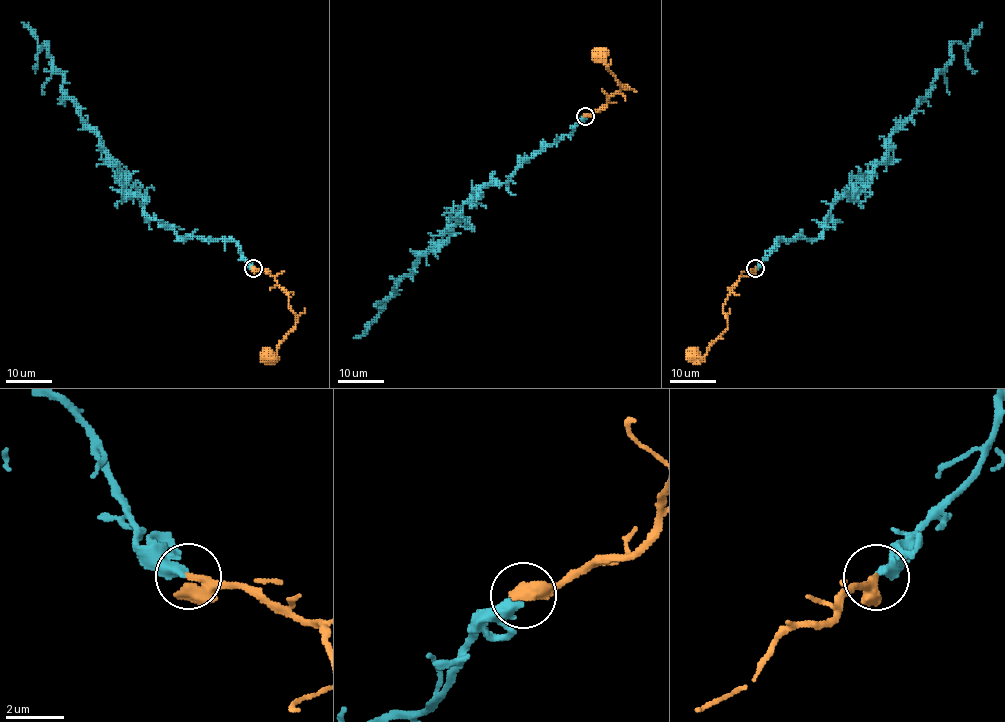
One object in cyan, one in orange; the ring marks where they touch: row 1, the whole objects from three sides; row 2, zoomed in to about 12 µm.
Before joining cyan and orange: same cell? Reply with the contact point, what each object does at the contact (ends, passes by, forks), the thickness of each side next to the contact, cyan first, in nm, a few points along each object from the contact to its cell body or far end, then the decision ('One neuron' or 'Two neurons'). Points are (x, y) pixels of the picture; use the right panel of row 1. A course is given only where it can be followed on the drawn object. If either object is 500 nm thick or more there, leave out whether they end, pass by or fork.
Place: (755, 268). At the ring cyan ends. At the ring orange passes by. Thickness 400 nm (cyan) against 360 nm. Course of cyan: (755, 268), (776, 239), (814, 240), (831, 206), (884, 160), (953, 43), (966, 47), (981, 22). Course of orange: (755, 268), (743, 276), (727, 296), (723, 309), (727, 329), (711, 345), (702, 361), (689, 349). One neuron

